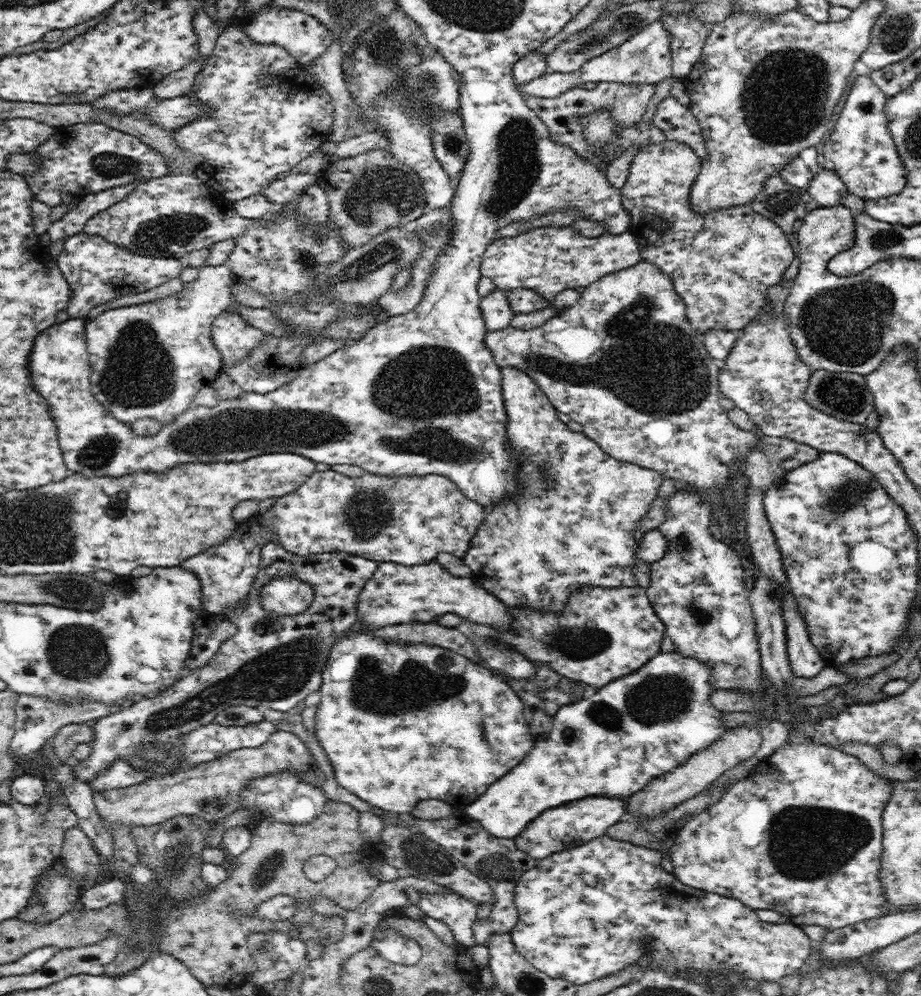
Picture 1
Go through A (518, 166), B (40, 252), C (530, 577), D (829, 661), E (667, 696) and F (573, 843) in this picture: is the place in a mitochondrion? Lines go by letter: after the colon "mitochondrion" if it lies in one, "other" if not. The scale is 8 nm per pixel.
A: mitochondrion
B: other
C: other
D: other
E: mitochondrion
F: other

